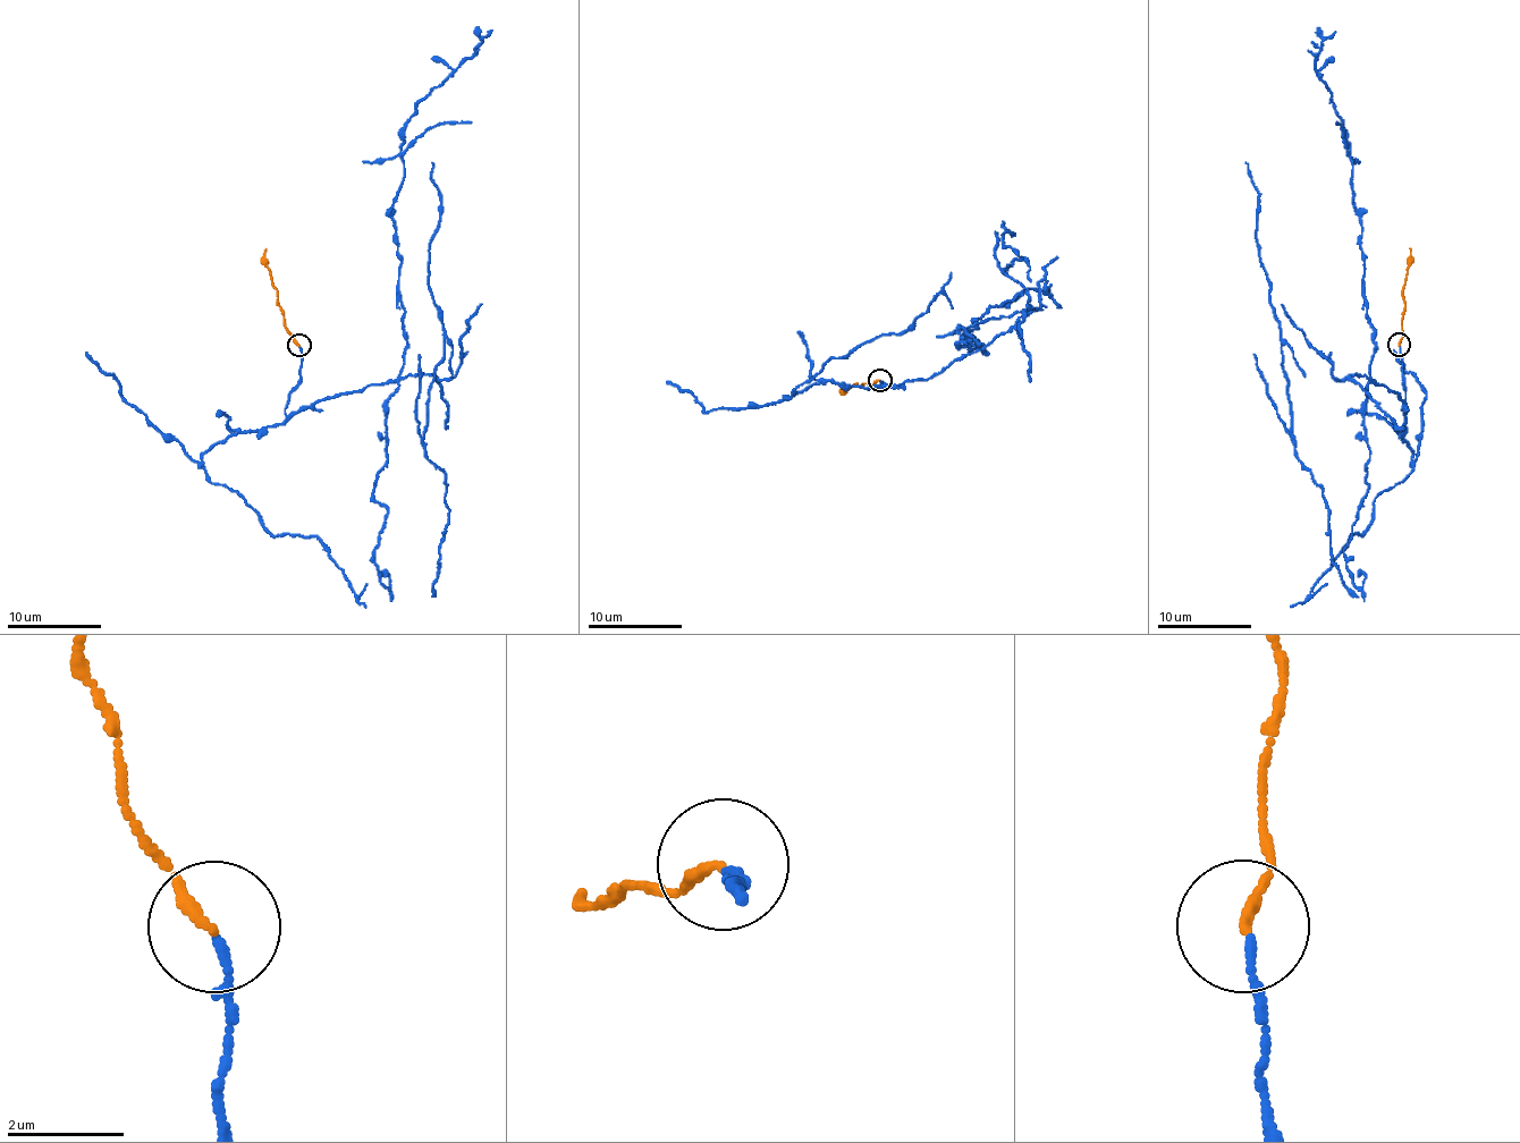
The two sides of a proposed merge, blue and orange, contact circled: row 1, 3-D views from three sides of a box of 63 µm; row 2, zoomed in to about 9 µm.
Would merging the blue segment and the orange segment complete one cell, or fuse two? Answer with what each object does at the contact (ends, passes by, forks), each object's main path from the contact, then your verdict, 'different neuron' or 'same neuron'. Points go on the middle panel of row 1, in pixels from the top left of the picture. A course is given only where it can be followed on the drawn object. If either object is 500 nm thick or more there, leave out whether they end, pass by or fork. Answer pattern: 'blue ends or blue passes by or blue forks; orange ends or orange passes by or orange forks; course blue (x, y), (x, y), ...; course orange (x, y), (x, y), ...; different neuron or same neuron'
blue ends; orange ends; course blue (879, 380), (869, 388), (930, 379), (1039, 307), (1022, 259), (1004, 271), (1031, 307), (1018, 338); course orange (879, 380), (843, 391); different neuron

